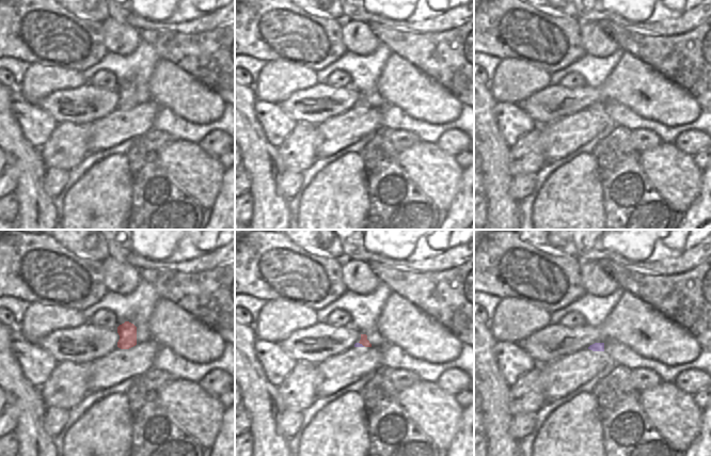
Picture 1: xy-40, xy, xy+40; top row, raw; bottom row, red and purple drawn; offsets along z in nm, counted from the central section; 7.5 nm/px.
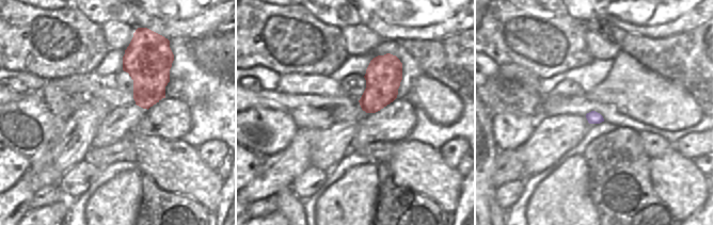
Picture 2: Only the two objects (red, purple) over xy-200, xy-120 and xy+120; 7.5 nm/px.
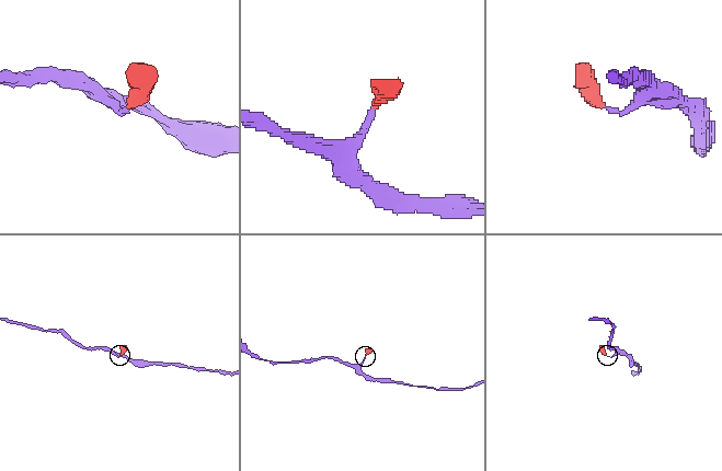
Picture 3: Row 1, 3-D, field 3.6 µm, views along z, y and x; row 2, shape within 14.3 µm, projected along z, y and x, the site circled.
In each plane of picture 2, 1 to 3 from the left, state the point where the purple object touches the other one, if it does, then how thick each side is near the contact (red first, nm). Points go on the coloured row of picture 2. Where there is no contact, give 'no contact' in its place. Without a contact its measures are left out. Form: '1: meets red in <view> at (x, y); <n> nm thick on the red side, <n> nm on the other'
1: no contact
2: no contact
3: no contact

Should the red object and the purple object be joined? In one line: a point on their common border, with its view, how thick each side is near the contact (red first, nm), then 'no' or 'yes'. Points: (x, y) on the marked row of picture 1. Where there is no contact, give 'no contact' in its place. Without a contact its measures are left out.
xy (361, 343) | 60/30 nm | yes

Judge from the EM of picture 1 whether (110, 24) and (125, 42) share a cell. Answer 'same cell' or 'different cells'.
same cell

